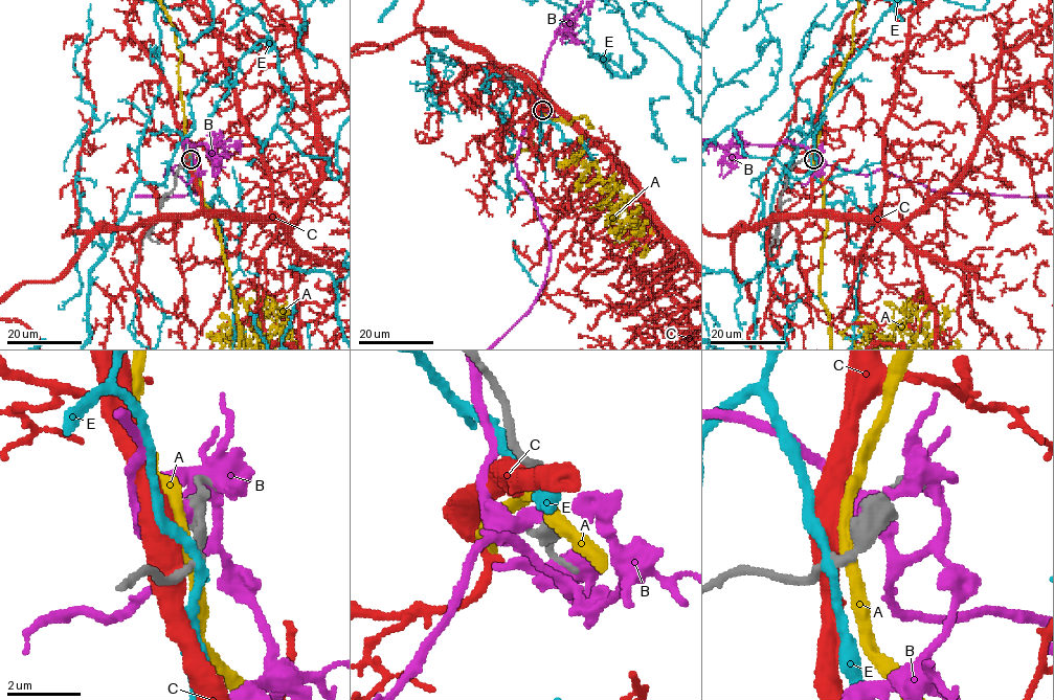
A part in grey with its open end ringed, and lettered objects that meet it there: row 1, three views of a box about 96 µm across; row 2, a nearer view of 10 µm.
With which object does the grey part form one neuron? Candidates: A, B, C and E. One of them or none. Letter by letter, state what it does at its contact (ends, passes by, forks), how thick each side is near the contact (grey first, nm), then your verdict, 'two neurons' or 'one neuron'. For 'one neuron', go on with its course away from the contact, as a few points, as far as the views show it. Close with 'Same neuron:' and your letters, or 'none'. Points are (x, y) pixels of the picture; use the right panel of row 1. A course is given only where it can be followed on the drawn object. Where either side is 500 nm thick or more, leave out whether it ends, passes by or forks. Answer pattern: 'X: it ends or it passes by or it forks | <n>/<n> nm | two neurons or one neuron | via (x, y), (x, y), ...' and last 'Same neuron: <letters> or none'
A: it passes by | 280/360 nm | two neurons
B: it ends | 400/420 nm | two neurons
C: 200/600 nm | two neurons
E: it passes by | 240/240 nm | two neurons
Same neuron: none

